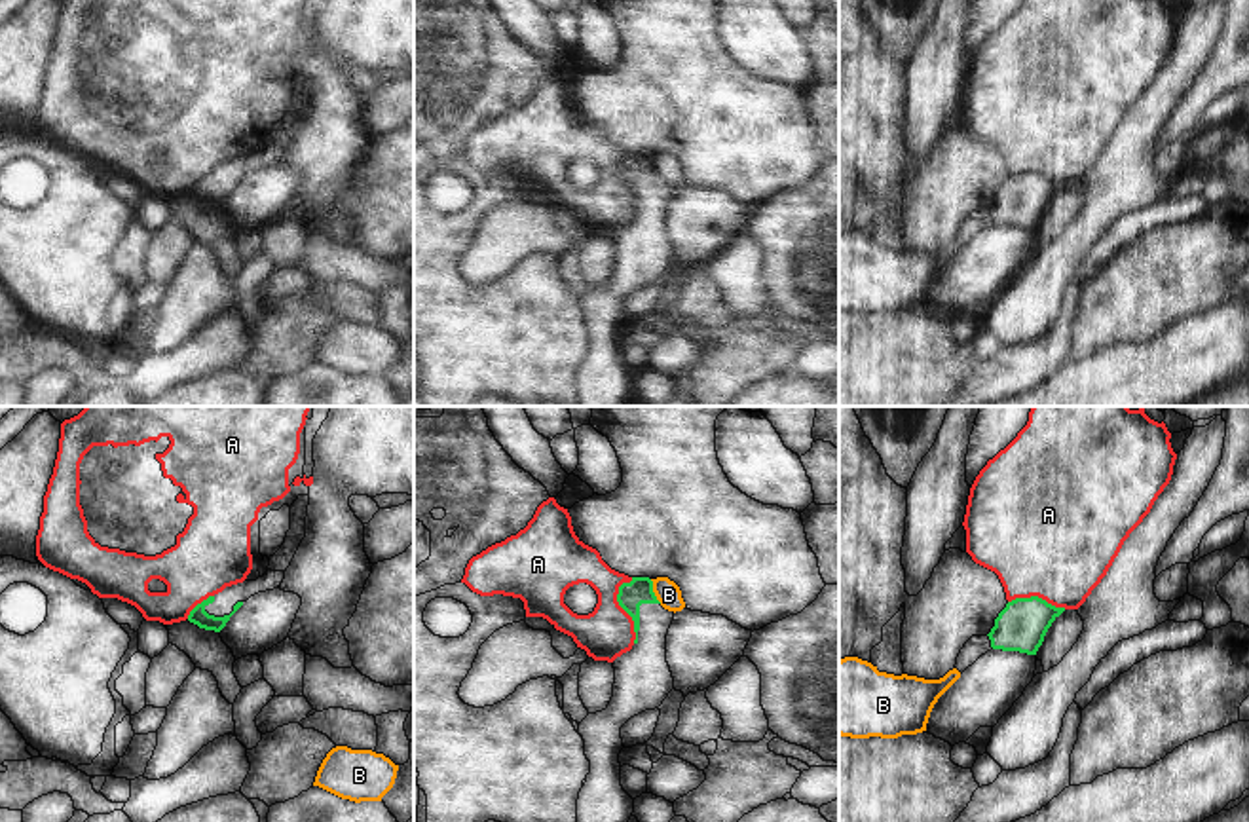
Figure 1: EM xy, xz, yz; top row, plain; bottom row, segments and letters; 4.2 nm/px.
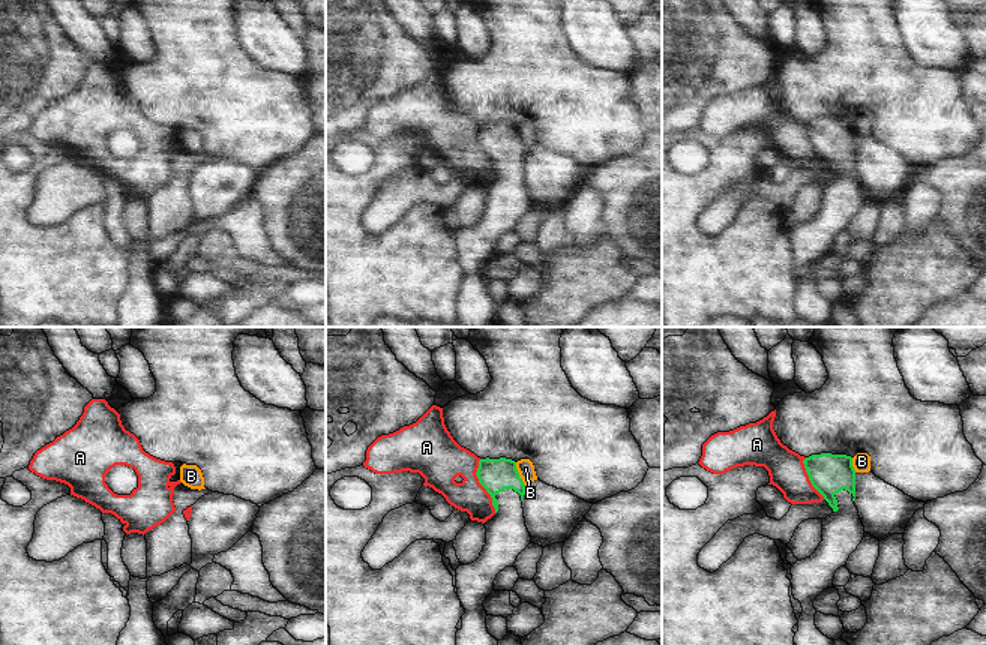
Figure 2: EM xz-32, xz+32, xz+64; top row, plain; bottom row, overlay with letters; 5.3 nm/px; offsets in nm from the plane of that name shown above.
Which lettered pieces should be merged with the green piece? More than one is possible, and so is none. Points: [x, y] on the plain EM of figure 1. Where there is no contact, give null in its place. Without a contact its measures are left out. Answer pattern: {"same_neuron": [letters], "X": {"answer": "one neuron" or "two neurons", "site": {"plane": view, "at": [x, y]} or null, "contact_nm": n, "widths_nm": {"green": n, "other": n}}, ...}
{"same_neuron": [], "A": {"answer": "two neurons", "site": {"plane": "xz", "at": [621, 181]}, "contact_nm": 280, "widths_nm": {"green": 110, "other": 220}}, "B": {"answer": "two neurons", "site": {"plane": "xz", "at": [652, 166]}, "contact_nm": 120, "widths_nm": {"green": 110, "other": 100}}}

